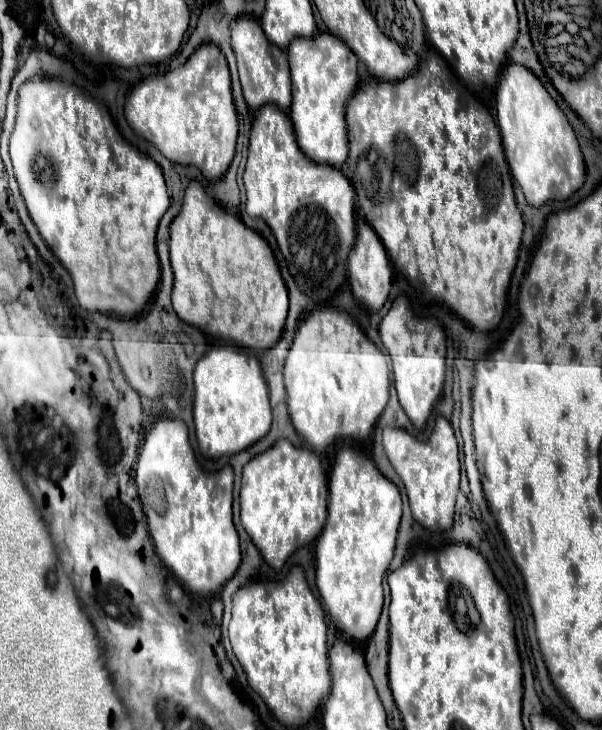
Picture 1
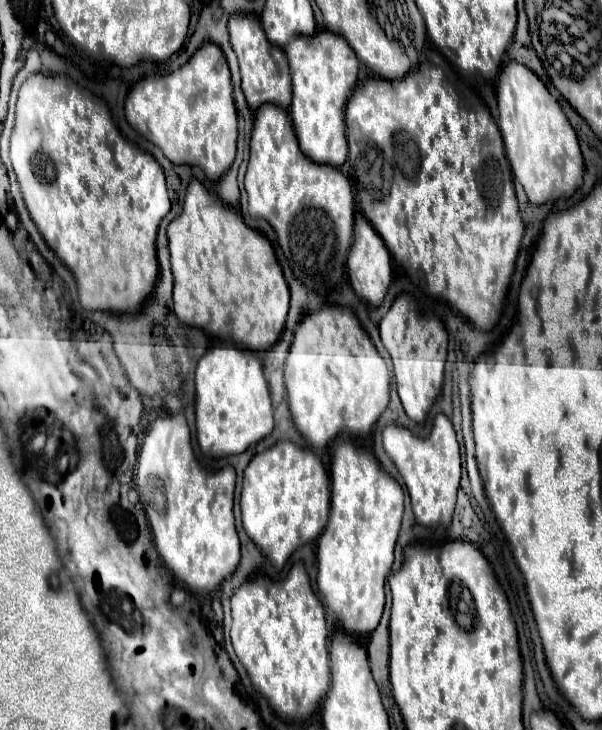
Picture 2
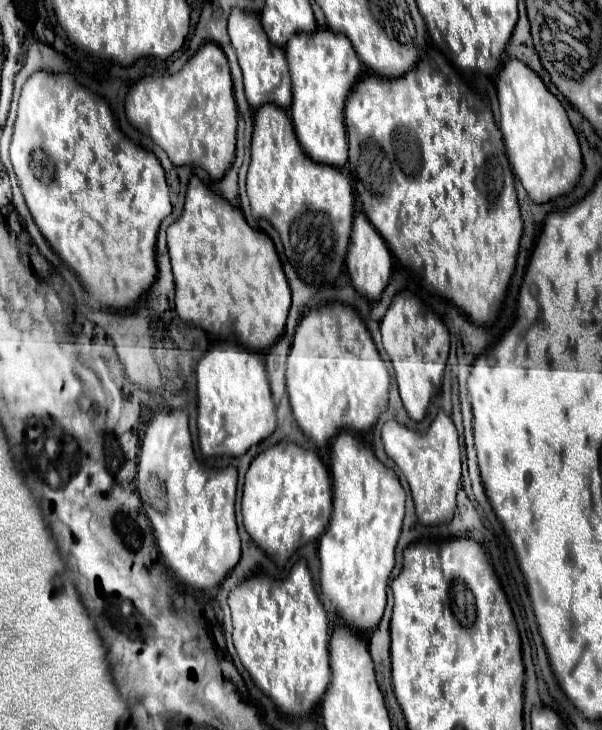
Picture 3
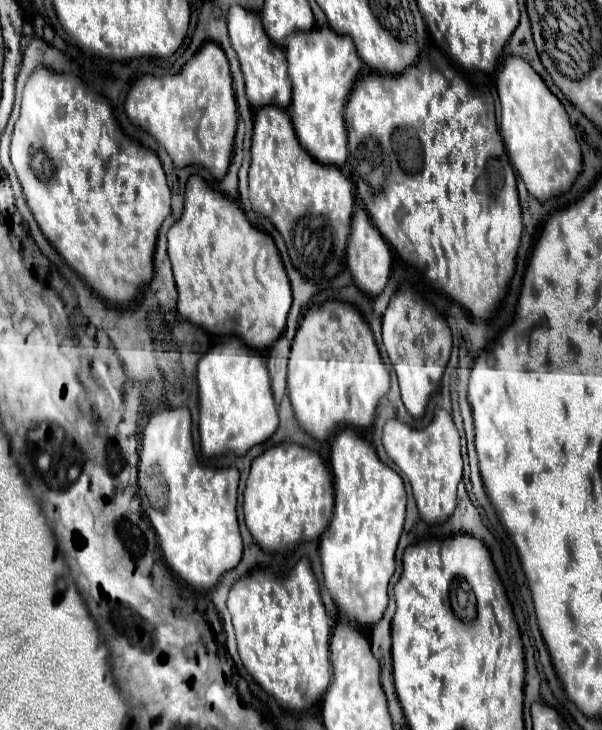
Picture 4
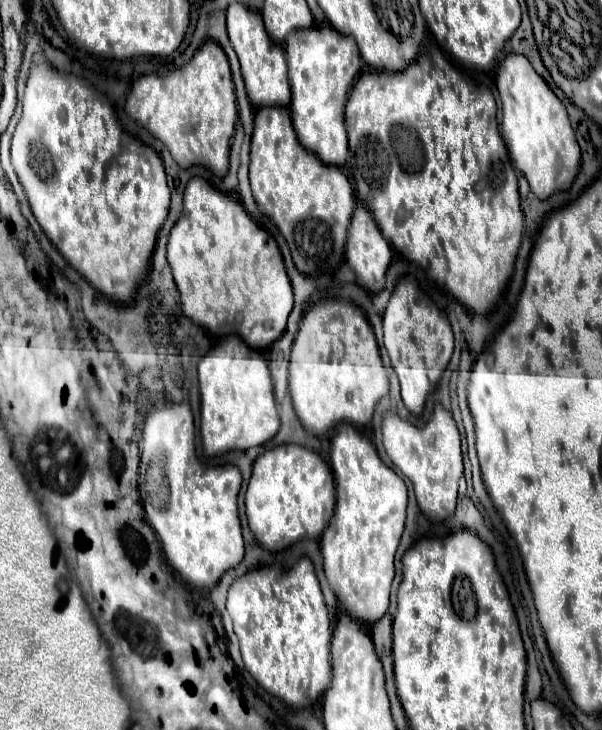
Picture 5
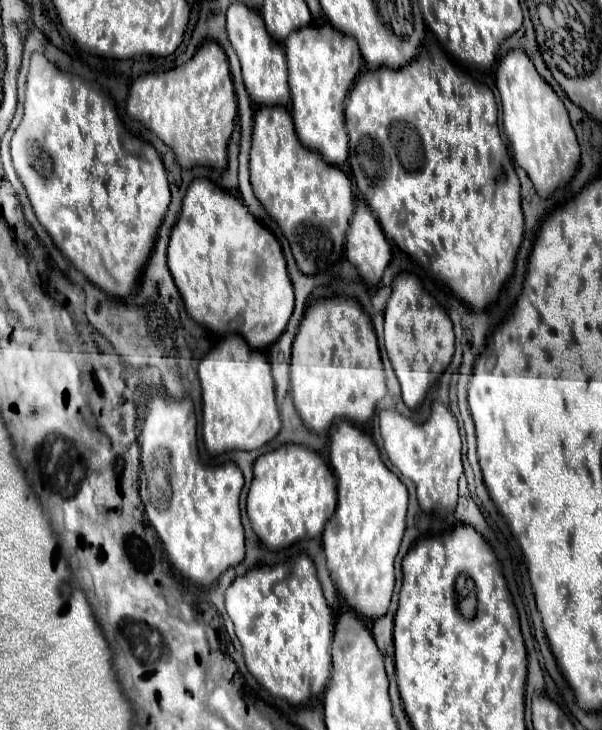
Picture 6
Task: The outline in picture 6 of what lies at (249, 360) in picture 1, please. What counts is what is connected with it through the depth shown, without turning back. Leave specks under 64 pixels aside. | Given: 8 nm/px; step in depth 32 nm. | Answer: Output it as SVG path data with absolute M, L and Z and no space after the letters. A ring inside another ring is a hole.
M234 334L216 344L200 360L198 376L202 386L202 440L208 454L262 448L280 432L270 364L242 336Z

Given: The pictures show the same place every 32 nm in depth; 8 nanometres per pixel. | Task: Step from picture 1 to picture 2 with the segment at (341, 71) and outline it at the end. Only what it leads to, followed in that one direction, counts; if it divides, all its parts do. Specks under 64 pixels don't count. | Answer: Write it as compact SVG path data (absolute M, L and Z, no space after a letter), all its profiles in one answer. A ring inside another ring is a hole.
M316 32L314 36L296 36L288 42L284 48L288 62L290 62L290 74L292 74L292 106L290 106L290 118L294 124L294 132L300 144L300 150L312 158L318 164L330 164L330 166L342 166L348 158L348 140L346 140L346 124L344 124L344 108L348 102L348 96L358 80L358 58L348 46L348 42L342 36L336 36L332 32Z

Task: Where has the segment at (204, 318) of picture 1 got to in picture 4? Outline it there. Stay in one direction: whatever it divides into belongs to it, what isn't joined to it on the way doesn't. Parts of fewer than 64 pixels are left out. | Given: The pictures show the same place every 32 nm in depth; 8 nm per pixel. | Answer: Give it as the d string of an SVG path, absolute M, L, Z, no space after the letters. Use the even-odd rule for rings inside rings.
M190 176L184 212L168 230L168 256L178 288L176 306L184 320L216 336L236 336L256 352L270 348L282 336L292 306L292 292L274 240L262 230L256 230L234 202L210 190L200 176Z

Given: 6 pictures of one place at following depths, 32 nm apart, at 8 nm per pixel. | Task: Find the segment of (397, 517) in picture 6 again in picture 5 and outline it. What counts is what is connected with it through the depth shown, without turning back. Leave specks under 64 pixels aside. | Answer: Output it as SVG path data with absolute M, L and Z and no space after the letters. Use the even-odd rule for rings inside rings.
M340 424L332 434L330 464L336 480L336 508L320 542L328 584L346 614L374 624L390 602L394 554L406 520L406 484L380 458L374 444L354 426Z

